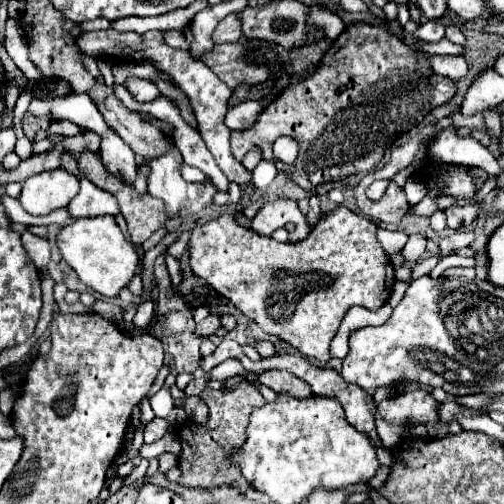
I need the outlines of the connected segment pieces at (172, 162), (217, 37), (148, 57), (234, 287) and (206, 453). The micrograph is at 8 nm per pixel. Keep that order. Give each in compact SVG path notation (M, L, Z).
M171 142L171 146L167 148L167 152L163 152L161 156L155 158L147 158L145 164L149 164L149 174L147 174L147 184L149 184L149 194L155 198L163 198L165 206L167 206L167 214L169 216L193 216L203 212L205 208L209 208L213 204L213 196L217 194L215 186L203 186L203 184L195 184L195 182L187 182L181 176L181 154L175 148L175 144Z
M229 14L227 18L223 18L217 28L213 32L213 42L215 44L223 44L223 42L237 42L241 38L241 24L239 18L235 14Z
M113 28L101 30L101 32L83 32L77 40L77 48L83 50L87 56L93 56L93 58L97 58L101 54L107 54L115 62L129 62L129 64L133 64L133 62L135 64L137 62L155 62L155 64L159 64L167 74L173 76L173 80L179 84L179 88L191 100L191 104L195 108L199 132L201 132L209 152L213 154L215 162L219 164L223 174L229 178L229 182L235 182L239 186L251 184L251 172L247 172L241 166L241 162L235 160L235 156L231 154L231 146L229 146L231 130L223 124L223 118L227 114L227 102L229 102L233 90L207 64L191 58L183 50L175 50L175 48L167 46L163 42L163 32L159 32L159 30L151 30L151 32L145 32L145 34L117 32Z
M335 206L323 220L311 230L311 234L297 244L281 244L273 238L265 238L251 228L243 228L235 220L235 210L223 214L217 220L197 226L189 240L189 266L195 276L205 278L221 296L229 298L249 320L257 322L265 332L285 340L307 358L321 362L331 360L329 344L337 334L337 328L351 306L363 306L367 310L379 310L387 302L395 272L389 256L381 248L375 232L377 224L351 212L347 206Z
M241 382L233 390L211 390L211 388L205 388L199 394L199 398L209 408L207 424L201 426L201 424L195 424L195 422L187 420L179 428L173 430L177 434L177 438L179 438L179 442L181 442L181 452L179 452L181 478L179 478L179 484L189 486L189 488L197 488L197 486L201 486L201 488L233 486L241 494L245 494L253 486L241 476L239 468L227 466L225 460L245 444L245 438L247 438L245 430L247 430L247 424L249 424L249 416L251 416L253 408L263 406L265 400L263 400L261 392L249 382Z

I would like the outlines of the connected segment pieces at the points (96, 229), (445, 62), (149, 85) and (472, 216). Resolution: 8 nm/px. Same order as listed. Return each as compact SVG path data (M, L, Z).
M113 216L75 220L59 232L57 242L59 242L59 250L65 258L65 262L77 272L79 280L85 286L93 288L95 292L99 292L107 298L119 296L119 292L129 286L129 282L137 274L137 268L141 262L135 246L119 230Z
M425 54L425 56L429 58L435 74L459 80L459 78L465 78L469 72L463 56L429 56L429 54Z
M129 76L127 78L125 88L133 96L133 100L137 100L137 102L151 102L151 100L155 100L155 98L161 96L159 88L153 82L141 80L141 78L135 78L135 76Z
M479 202L467 204L465 208L449 206L449 208L445 208L443 212L445 212L445 218L447 218L447 228L459 230L459 228L463 228L463 226L469 226L473 220L477 220L477 216L479 216L479 212L481 212L481 206L479 206Z

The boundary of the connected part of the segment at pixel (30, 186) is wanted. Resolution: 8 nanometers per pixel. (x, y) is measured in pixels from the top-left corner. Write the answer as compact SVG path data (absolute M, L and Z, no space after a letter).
M67 170L41 172L25 180L21 190L21 204L33 216L47 216L49 212L67 206L79 192L79 180Z

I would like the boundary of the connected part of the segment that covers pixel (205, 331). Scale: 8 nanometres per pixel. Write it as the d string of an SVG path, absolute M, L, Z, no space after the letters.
M209 314L203 322L199 322L199 324L195 326L195 334L197 334L197 336L211 336L211 334L215 334L215 330L221 326L219 320L221 320L219 316Z

